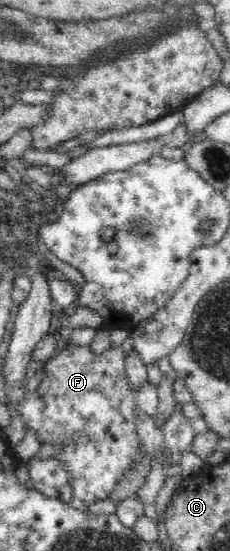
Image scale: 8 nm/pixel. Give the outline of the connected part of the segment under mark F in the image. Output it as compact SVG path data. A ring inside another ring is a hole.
M70 342L58 355L38 366L45 369L45 377L41 379L35 392L28 394L17 409L21 412L26 427L36 431L41 443L53 443L61 447L54 457L70 473L74 497L86 504L105 501L137 459L139 443L142 443L137 434L139 415L145 413L147 417L157 419L158 389L148 380L139 389L133 389L129 385L125 370L125 351L122 346L110 346L105 352L97 354L90 346L79 346Z

